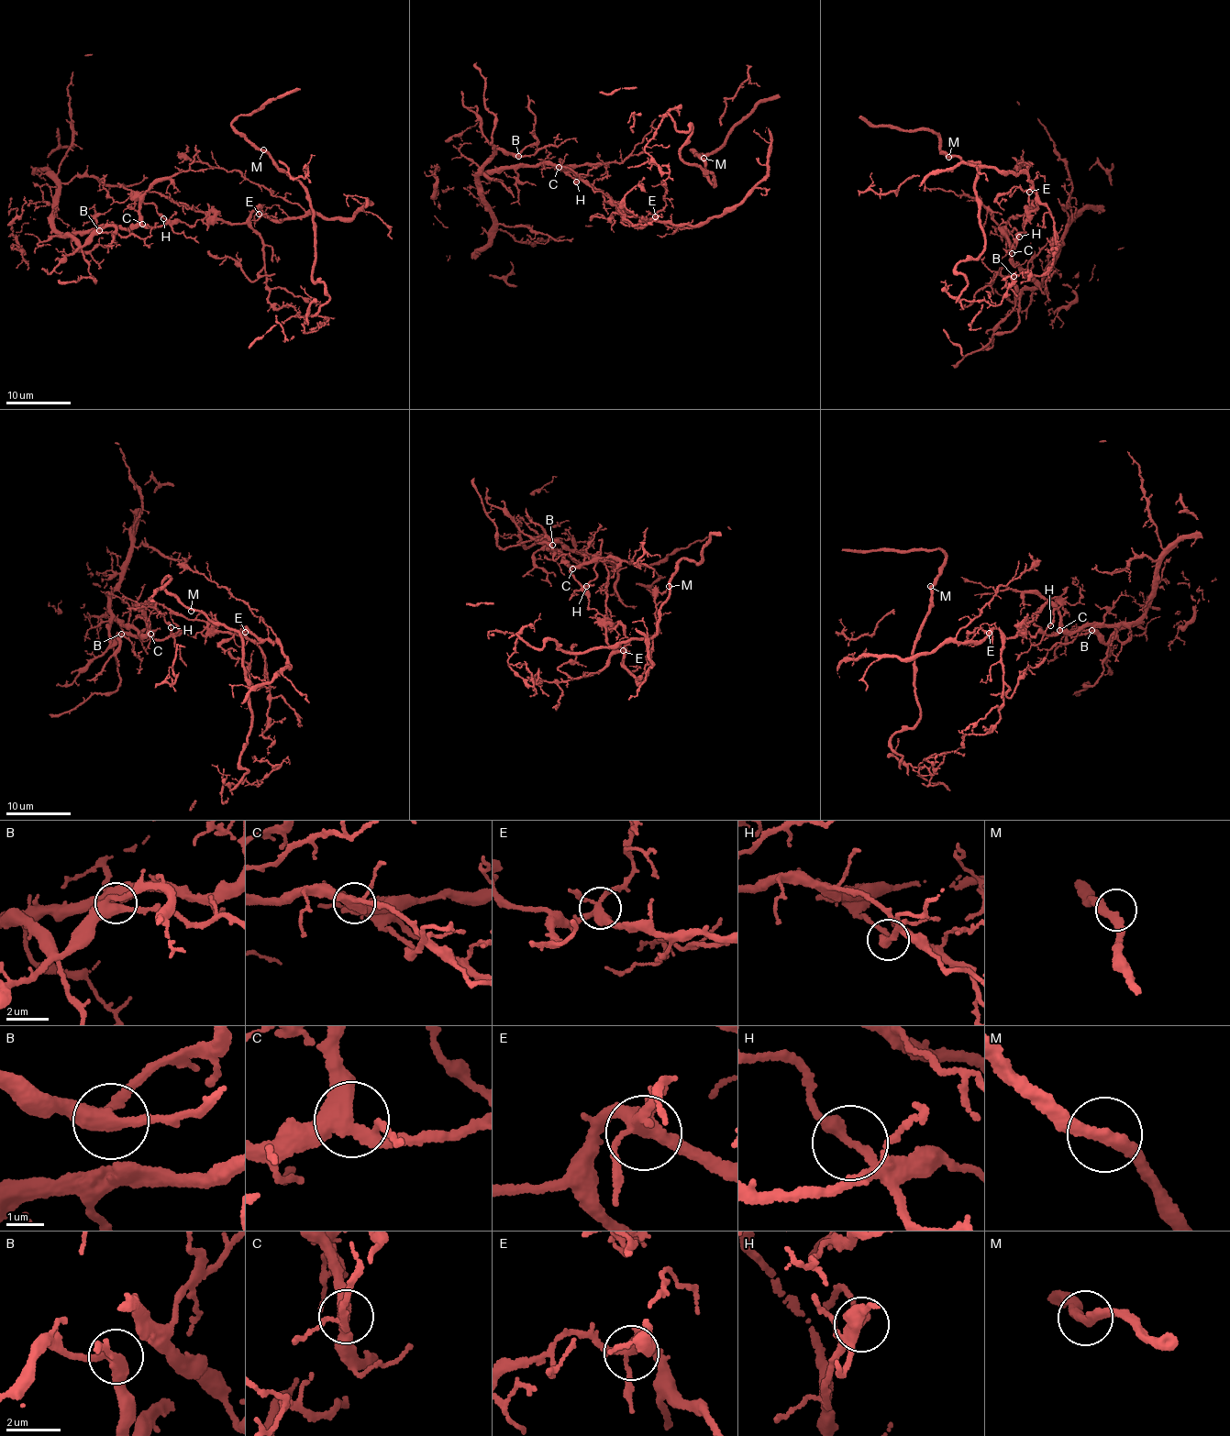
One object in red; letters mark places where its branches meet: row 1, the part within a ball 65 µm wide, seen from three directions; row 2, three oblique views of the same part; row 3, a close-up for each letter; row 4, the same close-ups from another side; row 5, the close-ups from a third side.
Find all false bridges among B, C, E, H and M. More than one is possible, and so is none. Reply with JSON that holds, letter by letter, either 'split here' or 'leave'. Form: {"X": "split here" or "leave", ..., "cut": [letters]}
{"B": "leave", "C": "leave", "E": "leave", "H": "split here", "M": "leave", "cut": ["H"]}

